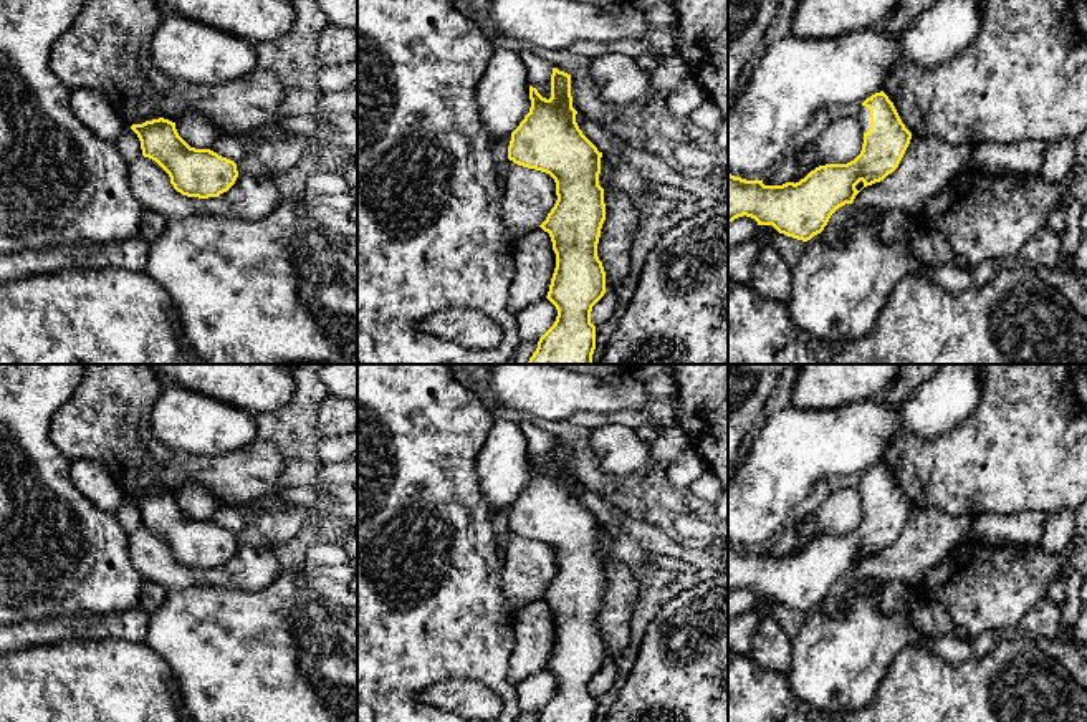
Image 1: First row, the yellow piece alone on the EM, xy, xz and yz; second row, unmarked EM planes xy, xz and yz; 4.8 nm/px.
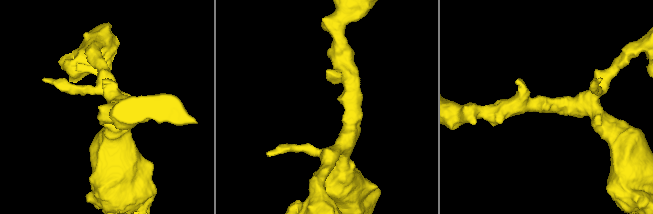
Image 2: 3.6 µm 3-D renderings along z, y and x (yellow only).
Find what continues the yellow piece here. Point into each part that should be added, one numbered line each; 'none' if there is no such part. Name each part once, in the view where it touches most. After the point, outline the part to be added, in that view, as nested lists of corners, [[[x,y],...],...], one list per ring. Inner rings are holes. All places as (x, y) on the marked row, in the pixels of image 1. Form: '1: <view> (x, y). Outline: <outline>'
1: yz (864, 118). Outline: [[[862,106],[857,119],[860,123],[862,132],[867,132],[870,129],[870,109]]]

